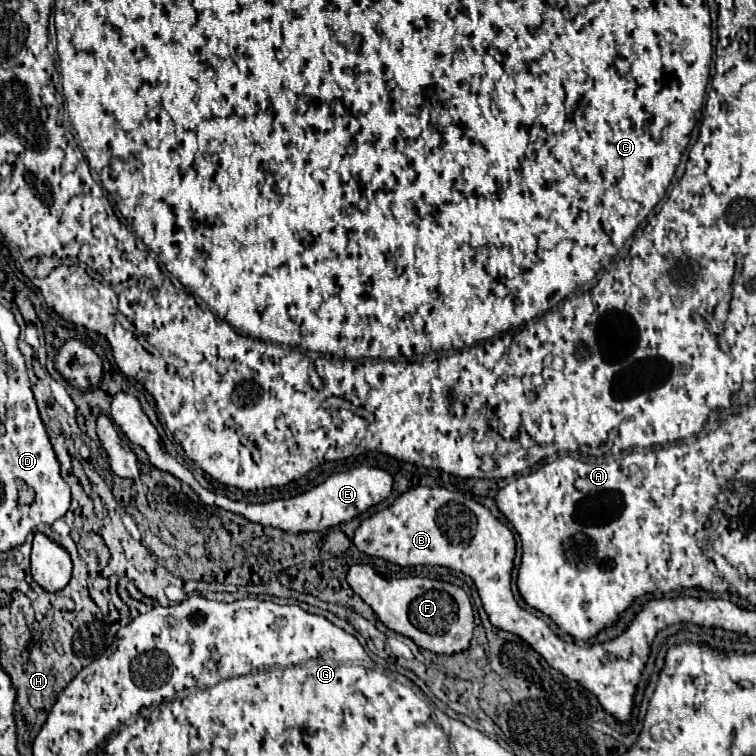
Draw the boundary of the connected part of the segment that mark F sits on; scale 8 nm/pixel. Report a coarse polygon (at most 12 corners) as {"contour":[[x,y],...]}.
{"contour":[[356,564],[348,584],[386,628],[436,654],[470,646],[460,586],[382,578]]}

